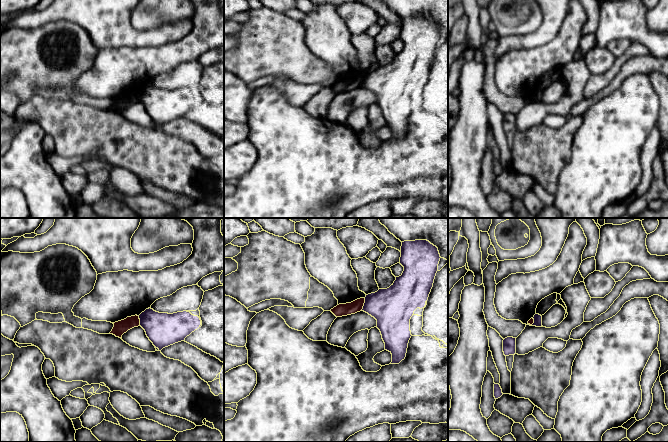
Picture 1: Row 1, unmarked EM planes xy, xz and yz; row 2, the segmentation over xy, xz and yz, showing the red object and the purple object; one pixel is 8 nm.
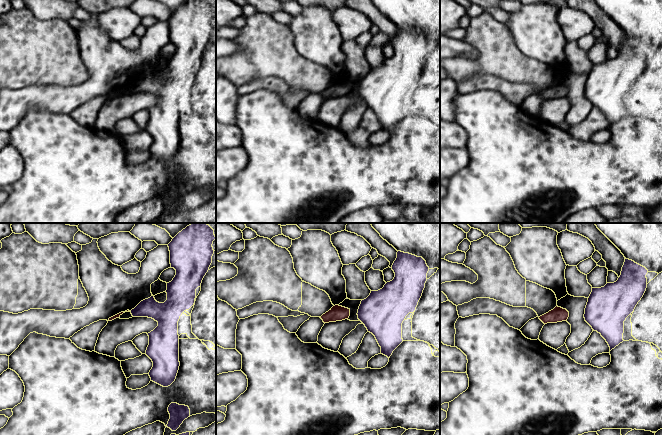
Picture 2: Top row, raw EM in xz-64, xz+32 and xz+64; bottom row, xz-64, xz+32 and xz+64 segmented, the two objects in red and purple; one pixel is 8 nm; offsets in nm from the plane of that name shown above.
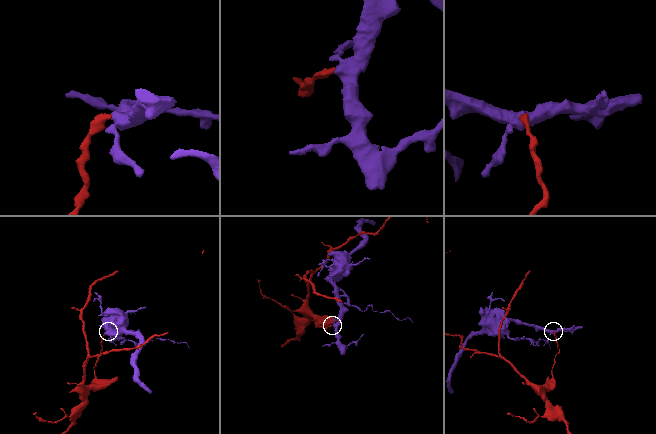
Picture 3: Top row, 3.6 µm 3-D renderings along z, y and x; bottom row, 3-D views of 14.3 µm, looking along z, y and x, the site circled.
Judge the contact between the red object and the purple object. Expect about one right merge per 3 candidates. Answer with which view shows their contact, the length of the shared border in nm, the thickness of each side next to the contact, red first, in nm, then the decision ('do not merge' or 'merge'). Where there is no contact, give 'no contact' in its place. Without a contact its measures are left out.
xz | 110 nm | 100/320 nm | do not merge

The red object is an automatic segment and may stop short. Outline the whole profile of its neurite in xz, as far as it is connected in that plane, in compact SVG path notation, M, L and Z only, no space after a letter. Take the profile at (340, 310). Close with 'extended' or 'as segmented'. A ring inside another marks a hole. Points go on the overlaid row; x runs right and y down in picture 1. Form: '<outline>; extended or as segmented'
M360 298L351 303L339 304L333 309L331 309L331 312L336 317L342 317L342 316L355 314L357 312L362 311L364 303L365 303L365 298Z; as segmented

